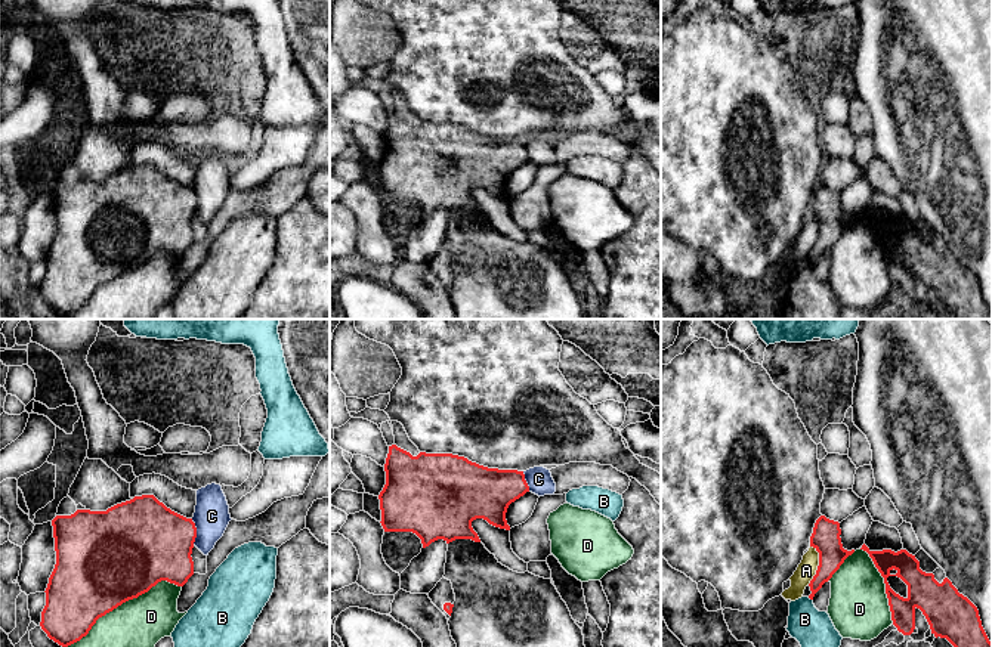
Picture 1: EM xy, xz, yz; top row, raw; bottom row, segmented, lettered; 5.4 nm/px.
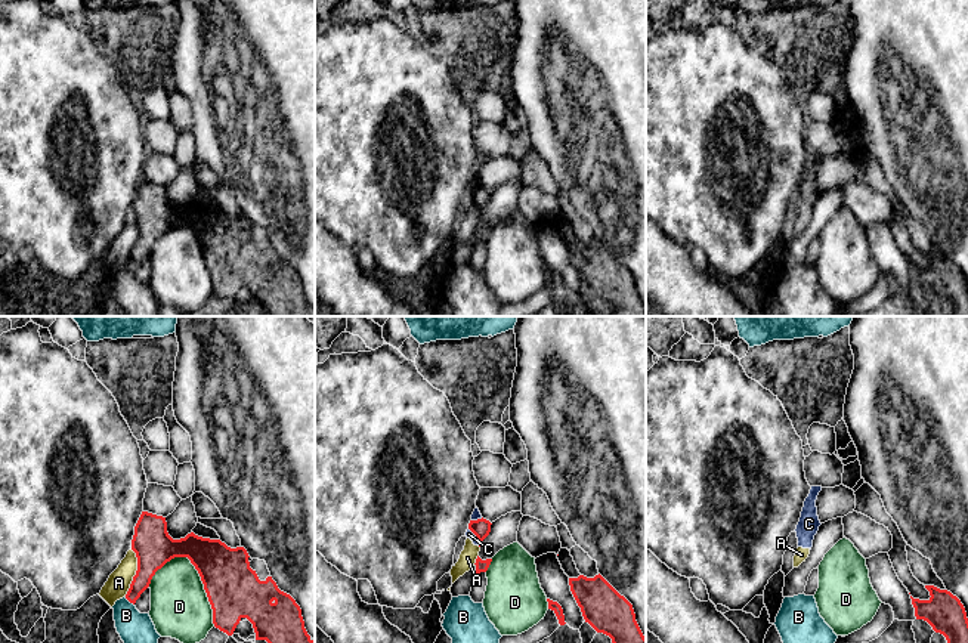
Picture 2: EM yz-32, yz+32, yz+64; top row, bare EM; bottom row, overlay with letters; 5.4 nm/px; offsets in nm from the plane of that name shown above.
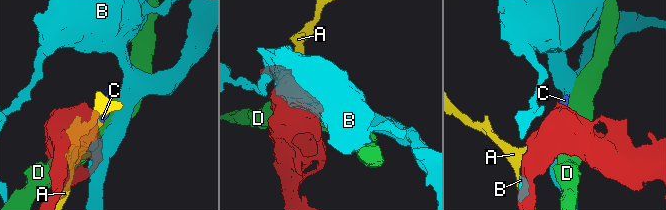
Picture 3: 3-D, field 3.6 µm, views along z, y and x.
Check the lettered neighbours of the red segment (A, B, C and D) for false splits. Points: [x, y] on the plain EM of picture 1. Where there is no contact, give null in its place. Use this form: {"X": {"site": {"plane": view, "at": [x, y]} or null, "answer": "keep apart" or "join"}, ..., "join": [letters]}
{"A": {"site": {"plane": "yz", "at": [819, 234]}, "answer": "keep apart"}, "B": {"site": {"plane": "yz", "at": [810, 268]}, "answer": "keep apart"}, "C": {"site": {"plane": "xy", "at": [195, 201]}, "answer": "keep apart"}, "D": {"site": {"plane": "xy", "at": [120, 274]}, "answer": "keep apart"}, "join": []}

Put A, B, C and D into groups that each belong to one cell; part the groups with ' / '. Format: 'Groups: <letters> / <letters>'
Groups: A C / B / D

